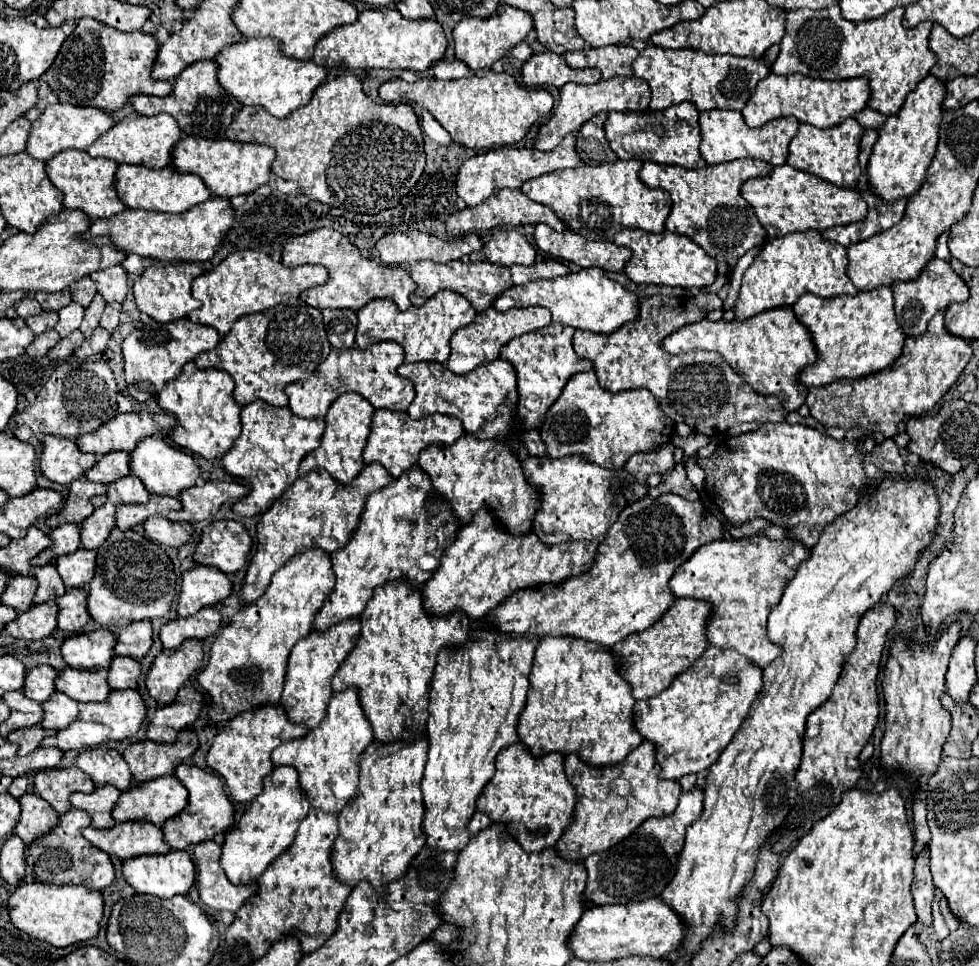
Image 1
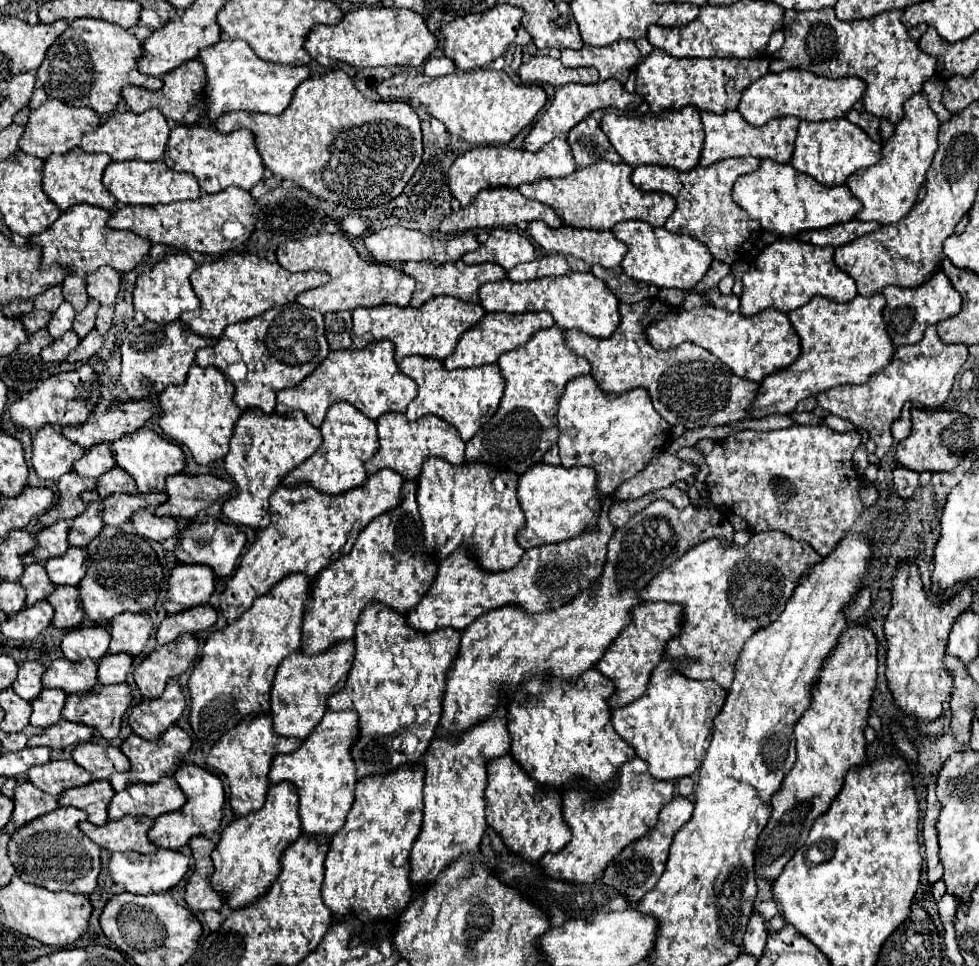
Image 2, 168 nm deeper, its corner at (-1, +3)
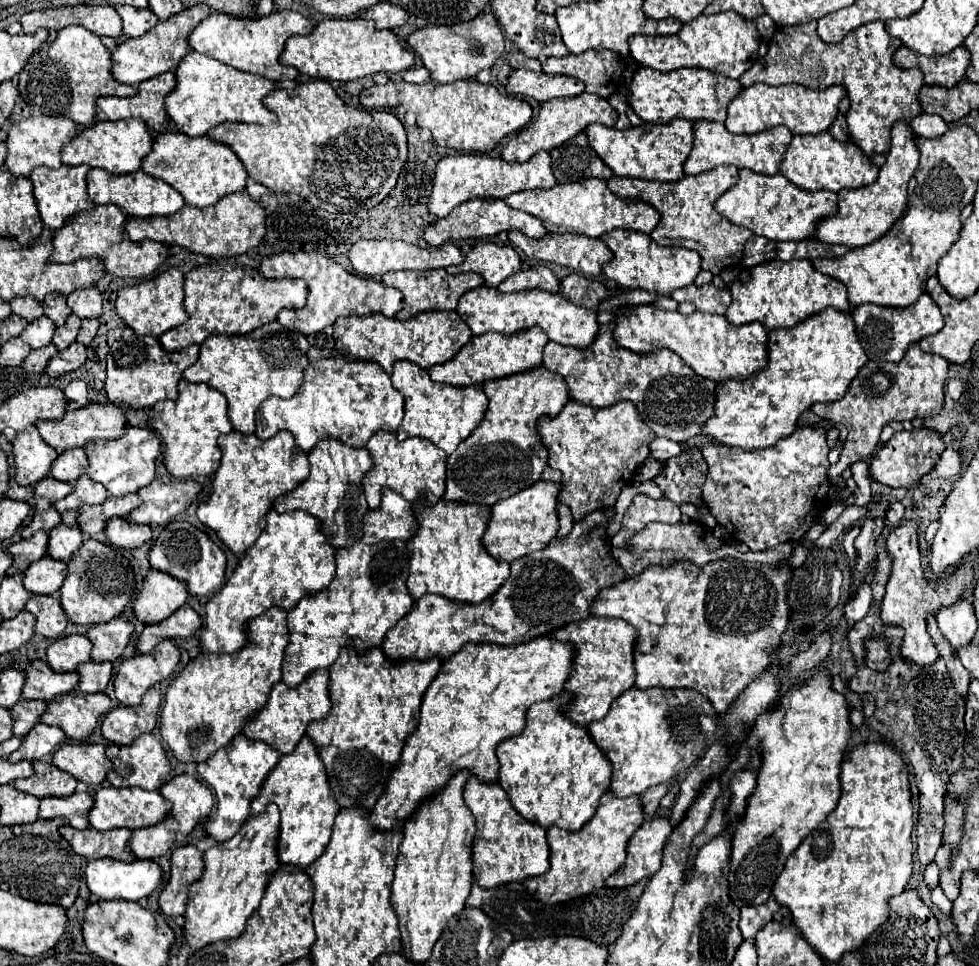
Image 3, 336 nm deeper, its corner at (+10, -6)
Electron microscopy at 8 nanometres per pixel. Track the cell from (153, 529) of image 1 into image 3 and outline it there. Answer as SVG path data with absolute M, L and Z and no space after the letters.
M113 518L107 522L105 534L109 538L109 544L115 548L127 548L135 550L151 540L151 528L149 526L139 526L133 522L127 522L125 518Z

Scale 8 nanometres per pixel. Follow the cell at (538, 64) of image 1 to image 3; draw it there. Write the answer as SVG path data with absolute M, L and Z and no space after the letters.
M513 70L505 88L511 96L529 96L545 102L551 98L579 96L585 86L581 80L571 76L549 76L545 72Z

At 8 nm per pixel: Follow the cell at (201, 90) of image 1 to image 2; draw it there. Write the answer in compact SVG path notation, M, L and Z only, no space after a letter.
M198 59L186 61L182 67L176 67L172 71L168 71L164 77L164 87L160 91L148 91L142 87L124 87L122 89L122 99L128 103L132 113L144 113L148 109L158 109L162 111L162 115L168 121L174 121L178 125L196 125L200 123L202 117L206 117L206 107L204 101L200 99L202 91L204 91L204 83L206 83L206 73L204 73L204 65Z

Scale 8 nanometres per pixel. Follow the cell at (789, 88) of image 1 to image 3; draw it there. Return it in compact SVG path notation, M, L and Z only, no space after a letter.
M755 84L743 88L727 108L725 126L731 134L755 134L773 126L787 126L793 134L819 134L827 130L839 114L839 102L845 98L845 86L829 86L825 90L811 90L799 84L767 86Z

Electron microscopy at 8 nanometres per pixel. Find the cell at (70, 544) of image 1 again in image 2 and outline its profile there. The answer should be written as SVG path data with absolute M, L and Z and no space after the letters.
M58 521L50 527L44 527L34 539L38 541L38 549L32 551L34 561L44 563L50 557L60 557L68 549L68 523Z

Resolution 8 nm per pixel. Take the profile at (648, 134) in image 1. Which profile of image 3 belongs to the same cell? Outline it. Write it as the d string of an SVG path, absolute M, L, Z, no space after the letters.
M673 120L669 124L641 124L637 128L617 130L603 124L589 124L585 128L587 140L599 158L615 172L615 176L645 178L675 182L685 176L683 164L693 148L693 124L691 120Z

